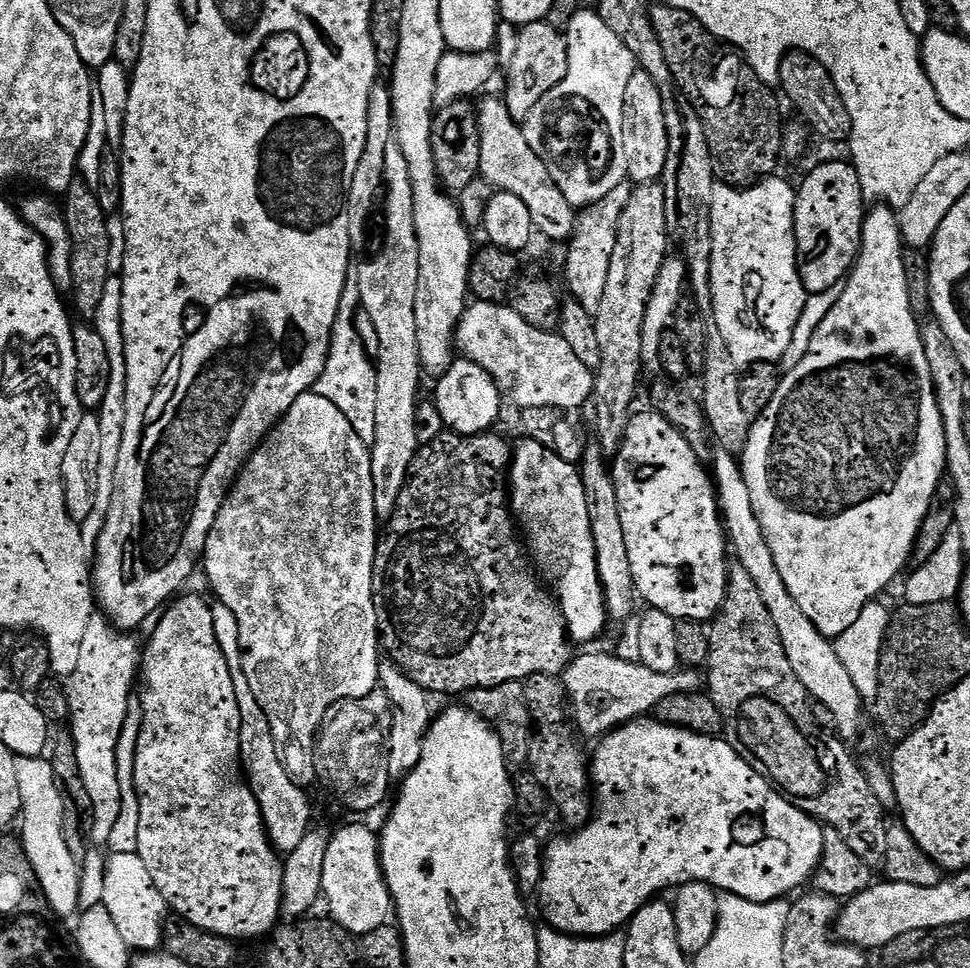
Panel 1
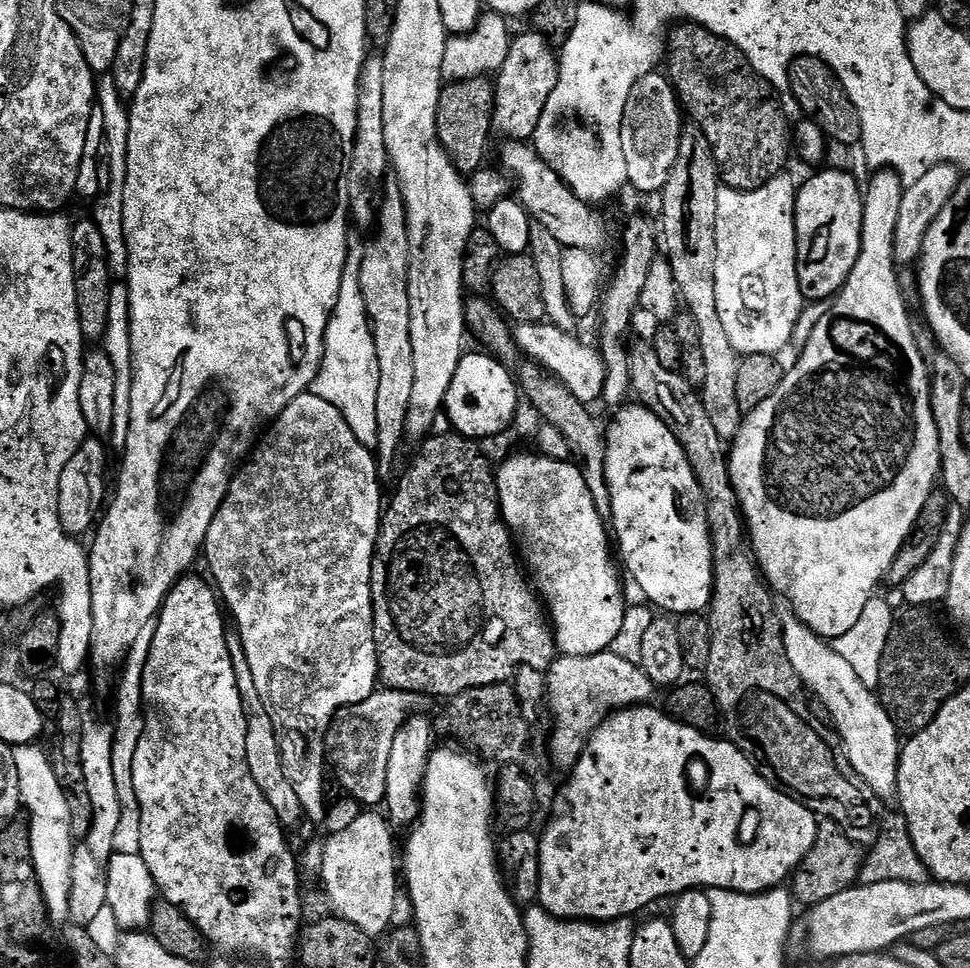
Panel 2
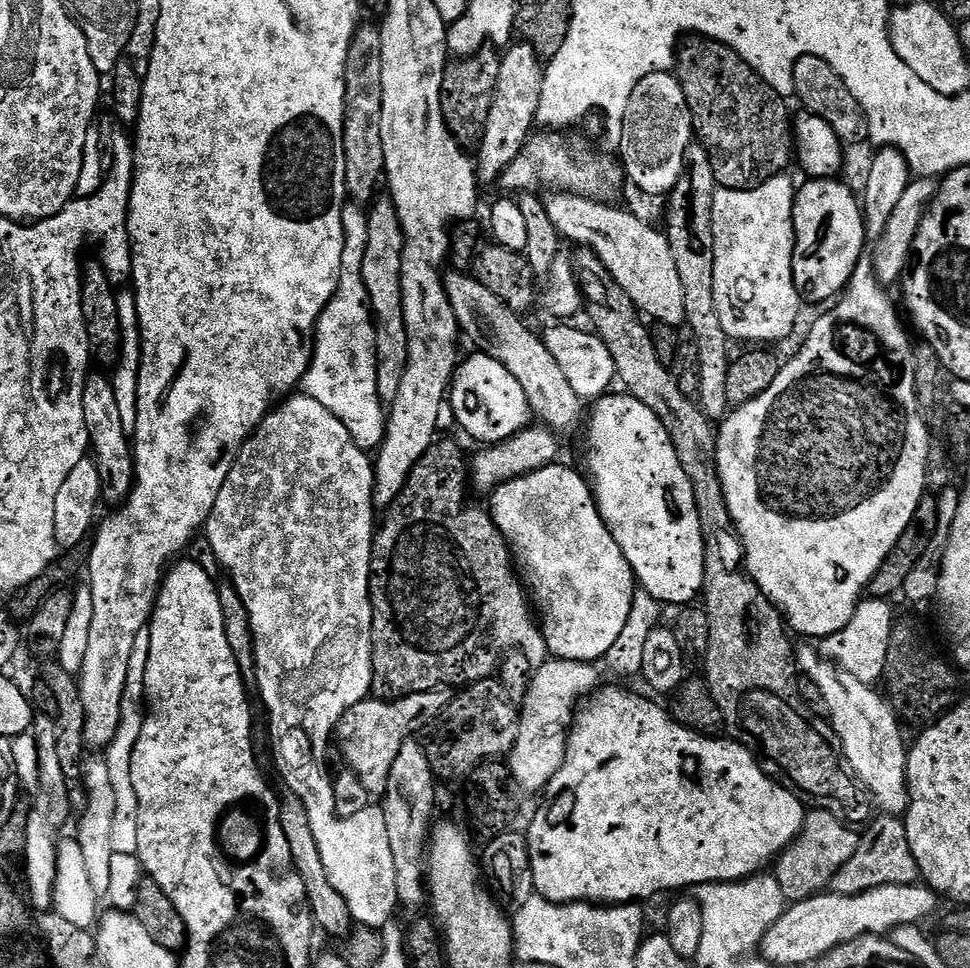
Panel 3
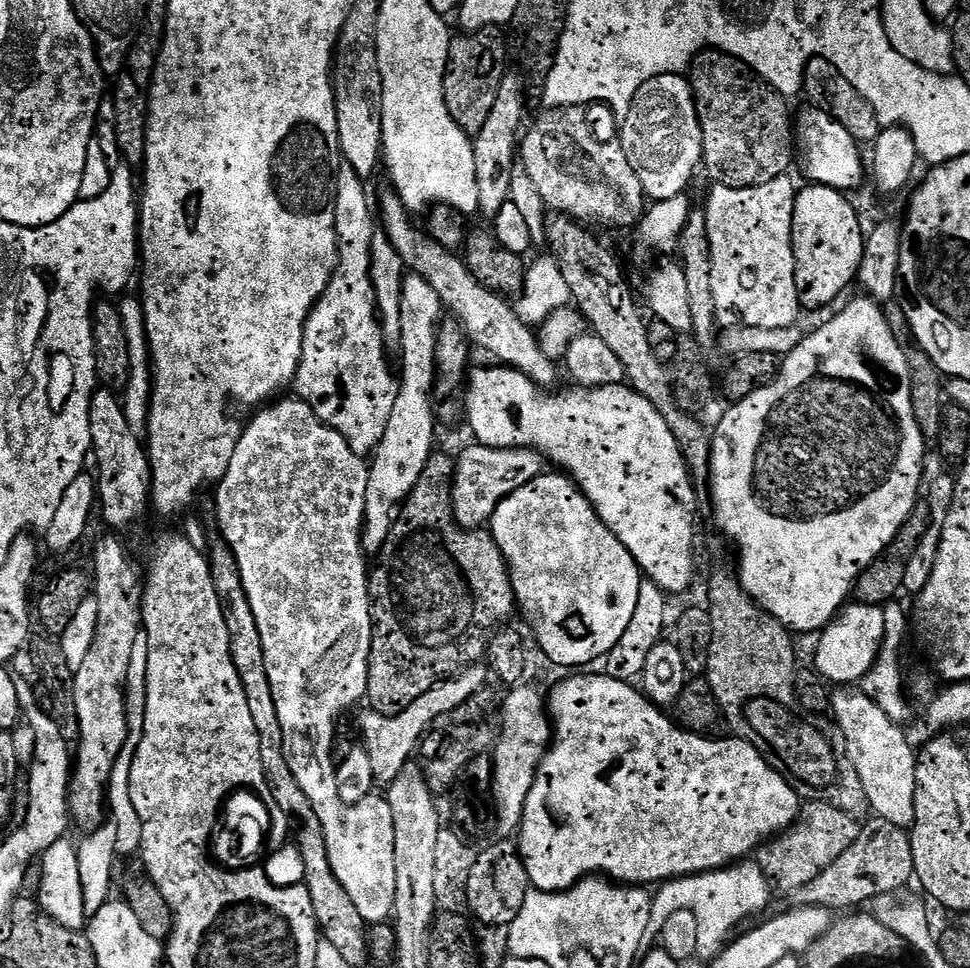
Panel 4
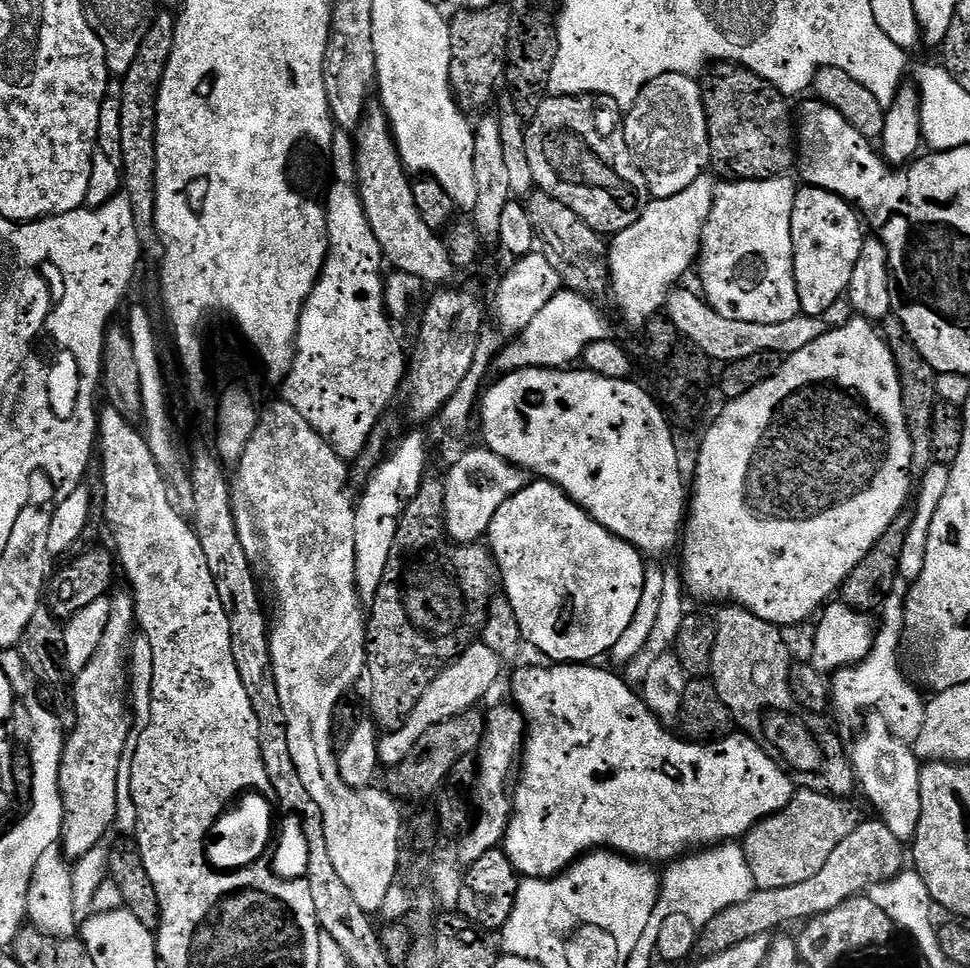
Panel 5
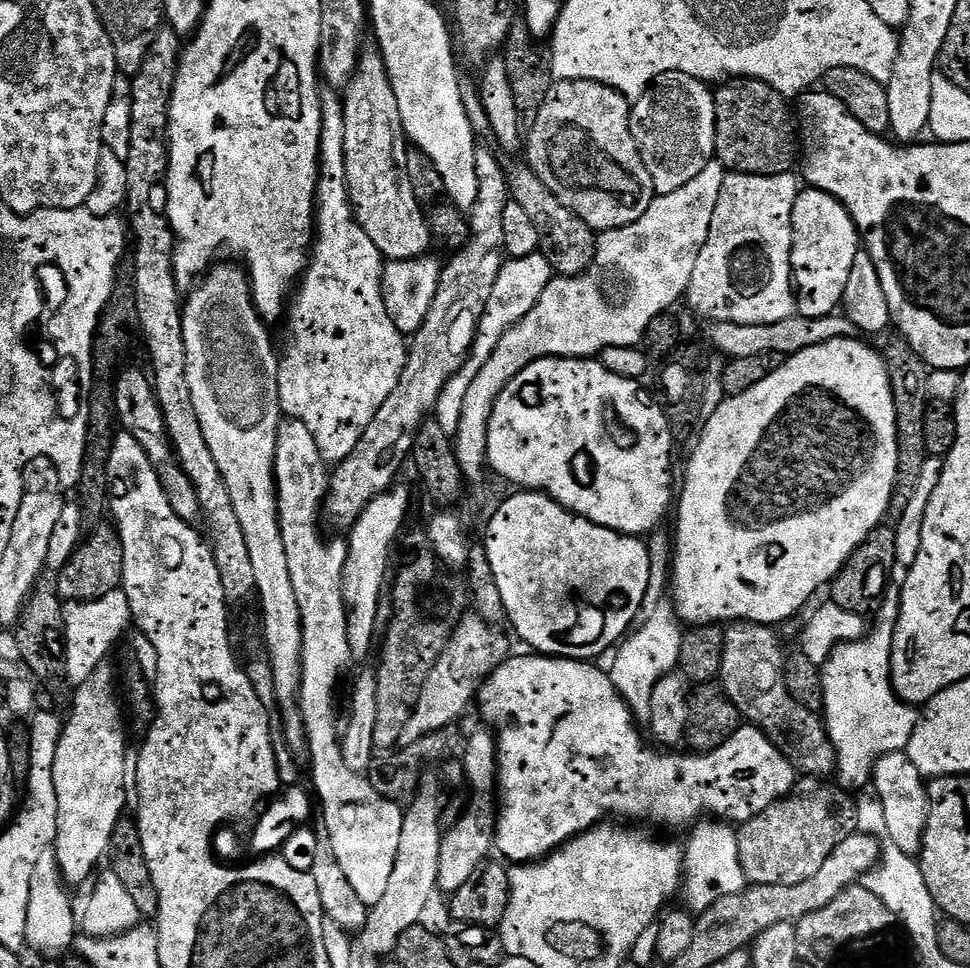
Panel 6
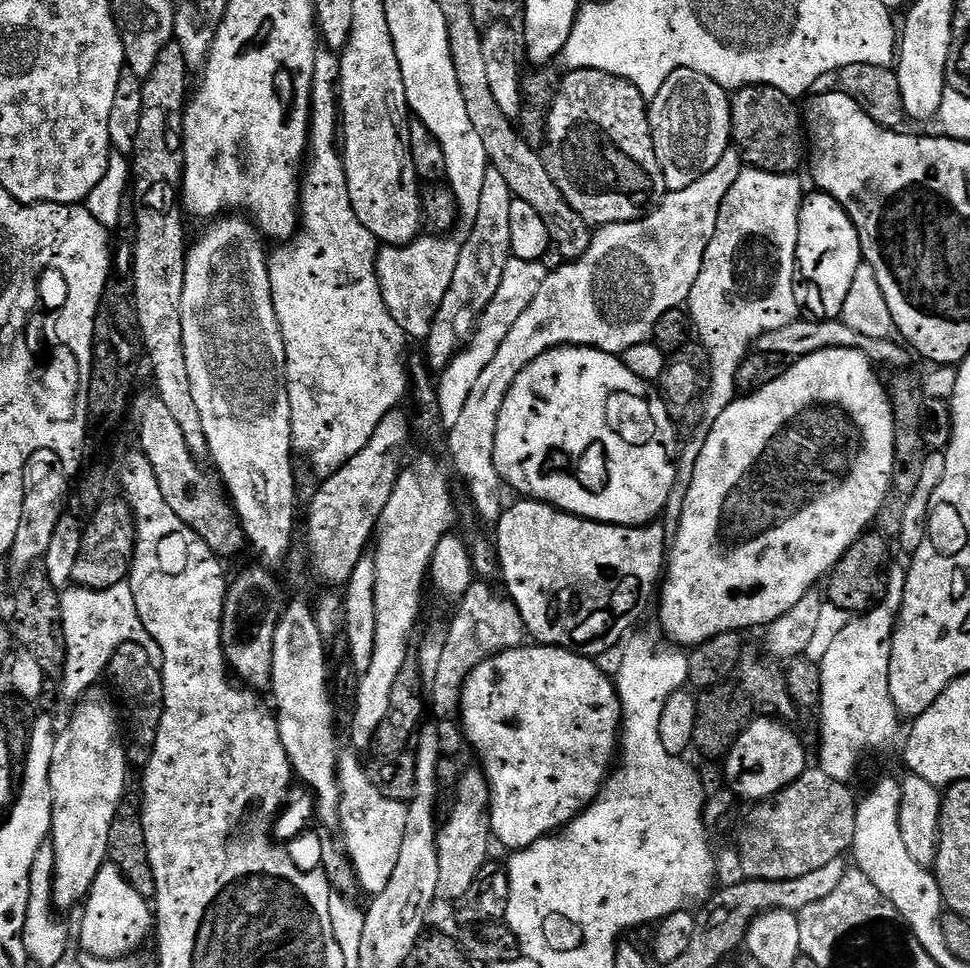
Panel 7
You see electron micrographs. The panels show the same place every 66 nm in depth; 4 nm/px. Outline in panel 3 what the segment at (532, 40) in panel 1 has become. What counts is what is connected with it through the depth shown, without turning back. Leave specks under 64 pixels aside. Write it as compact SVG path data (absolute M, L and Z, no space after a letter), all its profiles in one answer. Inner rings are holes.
M526 42L513 43L501 55L498 86L490 106L490 122L486 122L486 134L482 134L482 142L474 156L476 179L481 185L495 185L503 171L519 160L520 151L528 145L536 124L538 102L542 102L544 70L540 57Z

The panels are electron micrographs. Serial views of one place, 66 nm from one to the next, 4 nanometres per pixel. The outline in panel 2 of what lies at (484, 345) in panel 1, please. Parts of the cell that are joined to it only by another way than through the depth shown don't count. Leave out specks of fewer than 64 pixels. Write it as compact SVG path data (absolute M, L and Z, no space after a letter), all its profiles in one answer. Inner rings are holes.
M541 322L533 324L523 329L524 337L519 337L518 344L524 347L524 352L528 356L533 356L542 367L545 373L551 374L560 383L564 384L566 390L574 398L589 406L595 405L595 400L599 401L604 395L604 383L606 382L606 366L604 359L600 357L599 351L595 347L587 348L577 337L570 332L558 330L553 324Z

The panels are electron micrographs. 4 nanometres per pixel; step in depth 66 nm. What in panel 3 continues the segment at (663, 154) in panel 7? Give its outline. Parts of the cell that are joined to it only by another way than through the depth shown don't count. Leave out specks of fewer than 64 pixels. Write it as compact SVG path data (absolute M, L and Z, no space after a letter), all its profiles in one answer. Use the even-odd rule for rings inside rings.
M655 72L630 94L622 122L622 138L618 145L619 163L627 179L632 180L648 196L667 197L678 178L684 173L686 150L694 143L694 129L690 106L682 86L672 72Z

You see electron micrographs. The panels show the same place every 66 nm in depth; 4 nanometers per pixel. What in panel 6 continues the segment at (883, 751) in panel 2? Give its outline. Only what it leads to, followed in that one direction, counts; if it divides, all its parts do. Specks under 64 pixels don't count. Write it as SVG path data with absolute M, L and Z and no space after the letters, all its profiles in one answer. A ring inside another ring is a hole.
M904 752L887 753L876 761L871 783L876 786L874 794L884 807L887 839L894 846L898 846L902 854L919 857L928 821L928 790L925 777L921 776L918 766L914 766L914 762L910 762Z

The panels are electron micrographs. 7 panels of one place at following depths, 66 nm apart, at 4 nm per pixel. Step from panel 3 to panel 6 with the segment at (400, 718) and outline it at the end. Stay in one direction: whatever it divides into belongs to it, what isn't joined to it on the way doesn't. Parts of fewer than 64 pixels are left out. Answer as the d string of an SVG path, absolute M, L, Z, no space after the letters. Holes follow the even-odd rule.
M477 614L465 615L444 653L433 663L422 686L422 694L412 707L412 717L400 735L400 744L411 746L431 732L444 732L467 710L473 707L481 686L510 655L508 640L499 627L492 627Z

